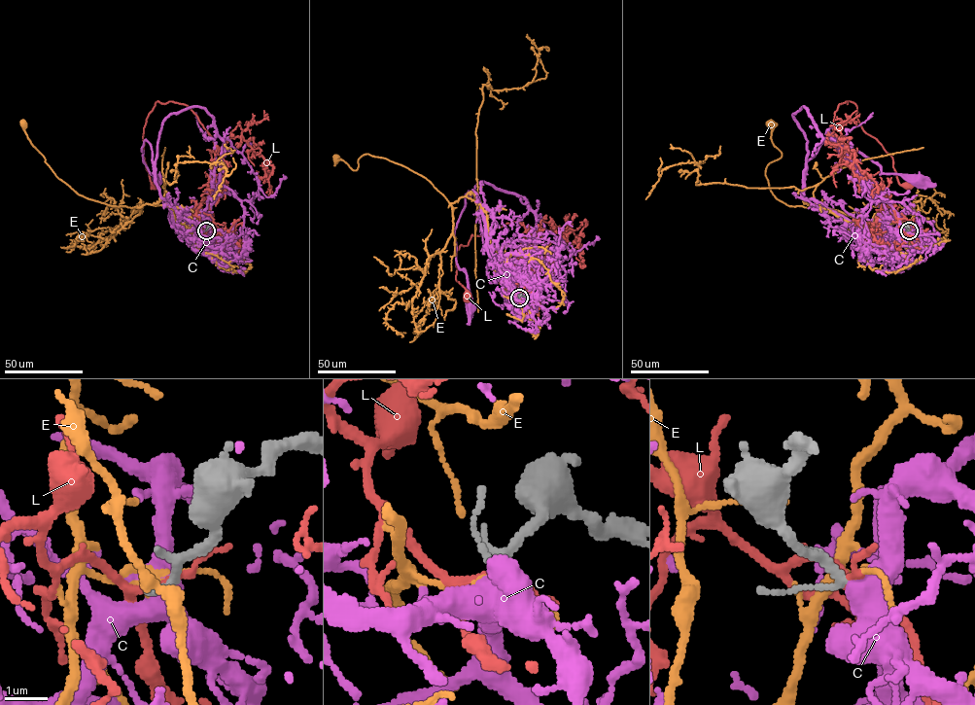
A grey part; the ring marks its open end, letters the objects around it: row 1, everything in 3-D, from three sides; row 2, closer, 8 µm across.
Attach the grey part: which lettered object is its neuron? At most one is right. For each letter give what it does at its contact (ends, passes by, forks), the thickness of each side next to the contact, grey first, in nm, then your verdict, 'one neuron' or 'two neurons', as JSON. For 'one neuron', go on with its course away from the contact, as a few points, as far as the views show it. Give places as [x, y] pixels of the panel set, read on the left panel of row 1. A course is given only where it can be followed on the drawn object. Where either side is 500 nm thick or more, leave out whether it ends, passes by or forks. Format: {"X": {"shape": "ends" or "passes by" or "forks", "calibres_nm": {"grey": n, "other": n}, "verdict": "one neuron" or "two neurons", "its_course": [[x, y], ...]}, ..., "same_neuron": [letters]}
{"C": {"shape": "forks", "calibres_nm": {"grey": 150, "other": 380}, "verdict": "one neuron", "its_course": [[206, 230], [194, 238], [174, 224], [173, 214], [156, 181], [151, 146], [146, 140], [143, 162], [157, 179]]}, "E": {"shape": "forks", "calibres_nm": {"grey": 150, "other": 120}, "verdict": "two neurons"}, "L": {"shape": "forks", "calibres_nm": {"grey": 150, "other": 120}, "verdict": "two neurons"}, "same_neuron": ["C"]}

